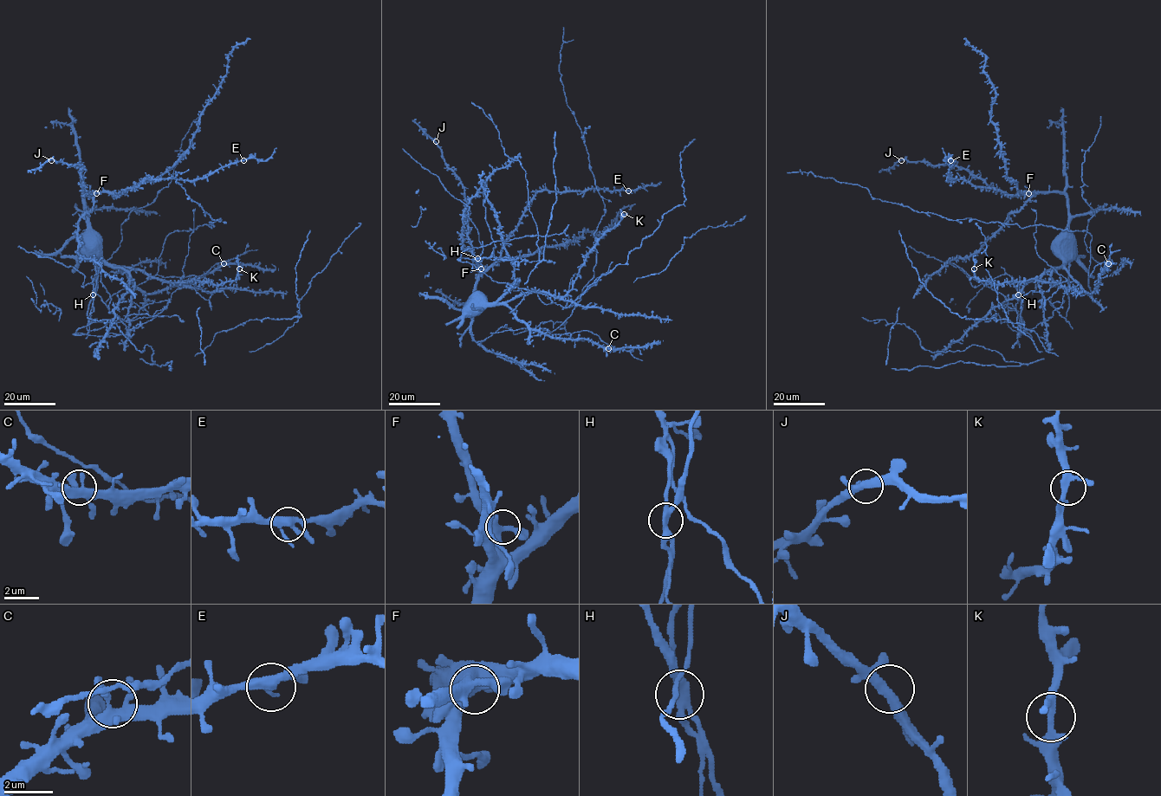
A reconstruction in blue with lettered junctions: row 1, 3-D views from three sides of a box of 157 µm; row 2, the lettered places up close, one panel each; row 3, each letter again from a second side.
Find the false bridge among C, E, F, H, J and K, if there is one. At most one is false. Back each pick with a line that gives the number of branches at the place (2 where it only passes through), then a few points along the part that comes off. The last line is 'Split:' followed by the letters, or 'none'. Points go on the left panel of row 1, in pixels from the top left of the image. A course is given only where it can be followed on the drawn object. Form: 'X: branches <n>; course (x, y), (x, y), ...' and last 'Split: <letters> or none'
H: branches 4; course (93, 294), (94, 285), (126, 333), (74, 334), (150, 317), (167, 306), (184, 275), (195, 209)
Split: H

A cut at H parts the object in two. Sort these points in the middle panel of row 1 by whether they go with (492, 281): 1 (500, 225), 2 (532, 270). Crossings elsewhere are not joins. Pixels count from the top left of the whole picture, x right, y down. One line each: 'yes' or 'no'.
1: no
2: no

